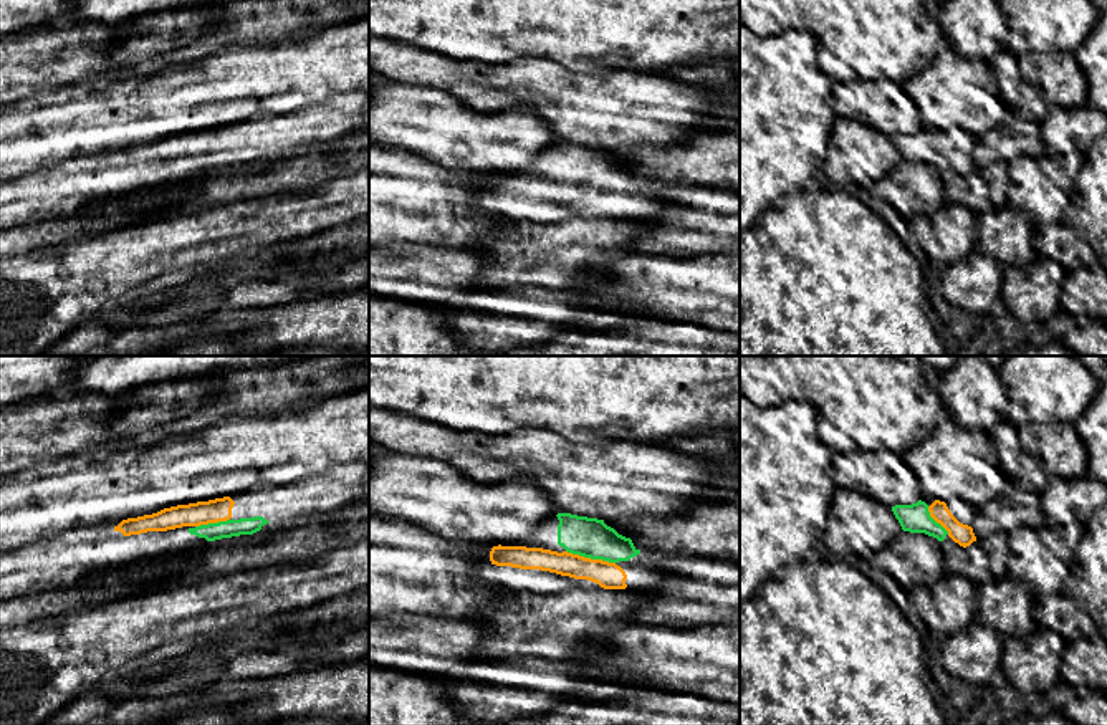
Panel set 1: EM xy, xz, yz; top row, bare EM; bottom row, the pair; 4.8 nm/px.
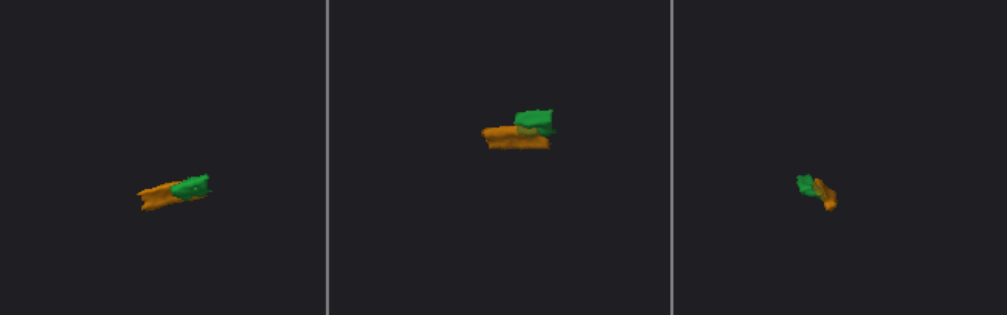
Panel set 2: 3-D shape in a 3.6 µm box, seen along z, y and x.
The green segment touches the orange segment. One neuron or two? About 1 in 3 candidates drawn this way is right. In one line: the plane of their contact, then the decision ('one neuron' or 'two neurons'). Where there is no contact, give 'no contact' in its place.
meets green in xz; one neuron

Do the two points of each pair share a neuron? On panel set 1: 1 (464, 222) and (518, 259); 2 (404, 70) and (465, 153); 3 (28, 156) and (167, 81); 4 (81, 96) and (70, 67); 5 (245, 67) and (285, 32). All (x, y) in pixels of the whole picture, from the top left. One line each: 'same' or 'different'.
1: different
2: different
3: same
4: different
5: different

